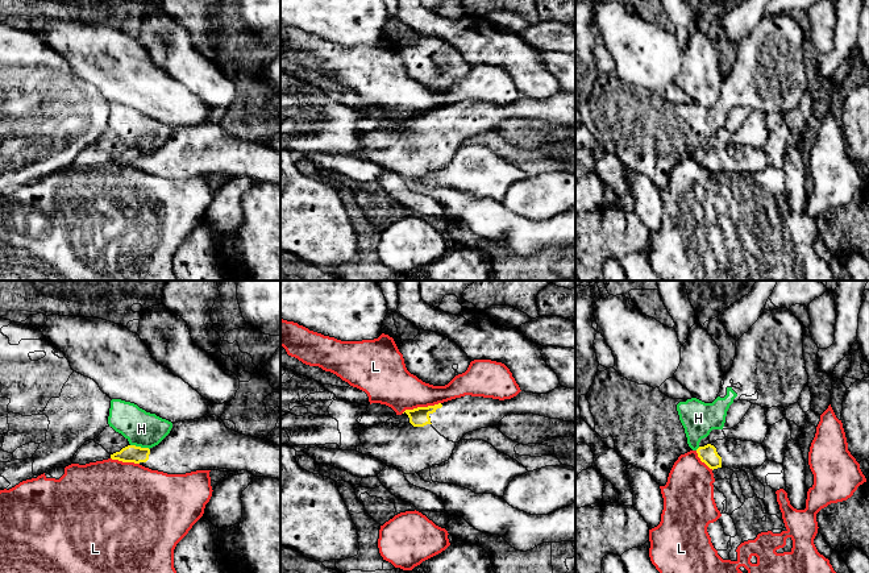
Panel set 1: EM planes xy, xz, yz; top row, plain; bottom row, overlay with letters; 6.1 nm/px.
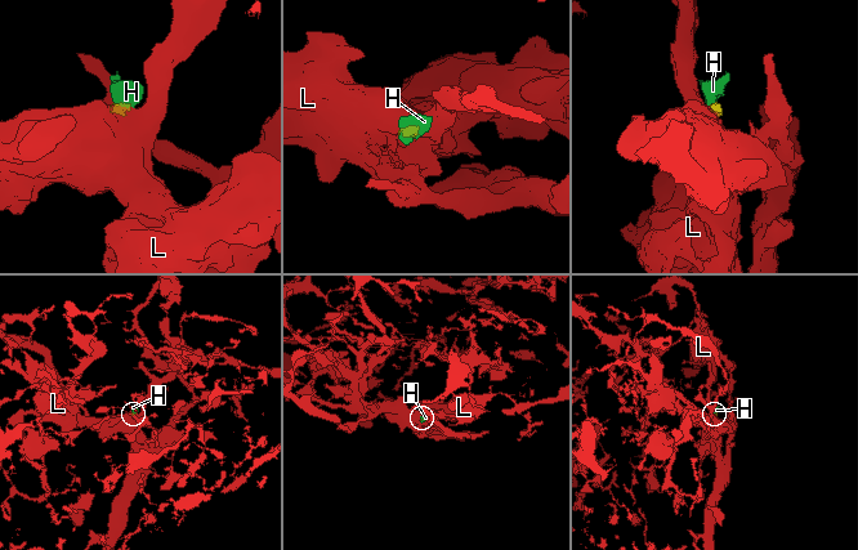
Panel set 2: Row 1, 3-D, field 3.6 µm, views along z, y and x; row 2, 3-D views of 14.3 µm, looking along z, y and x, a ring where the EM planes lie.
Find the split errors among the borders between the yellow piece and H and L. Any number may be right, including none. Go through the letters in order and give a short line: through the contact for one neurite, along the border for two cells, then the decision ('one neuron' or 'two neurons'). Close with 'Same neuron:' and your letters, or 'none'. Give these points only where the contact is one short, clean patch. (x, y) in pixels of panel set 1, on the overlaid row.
H: xy (131, 444), (149, 449) | two neurons
L: xz (440, 402), (432, 406), (406, 409), (402, 412) | two neurons
Same neuron: none

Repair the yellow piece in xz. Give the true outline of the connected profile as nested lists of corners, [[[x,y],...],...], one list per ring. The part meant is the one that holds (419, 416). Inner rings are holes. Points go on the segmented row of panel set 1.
[[[560,386],[546,394],[520,391],[504,400],[465,395],[406,410],[383,424],[365,428],[356,450],[404,474],[415,474],[448,461],[466,433],[498,425],[511,414],[574,422],[575,389]]]

